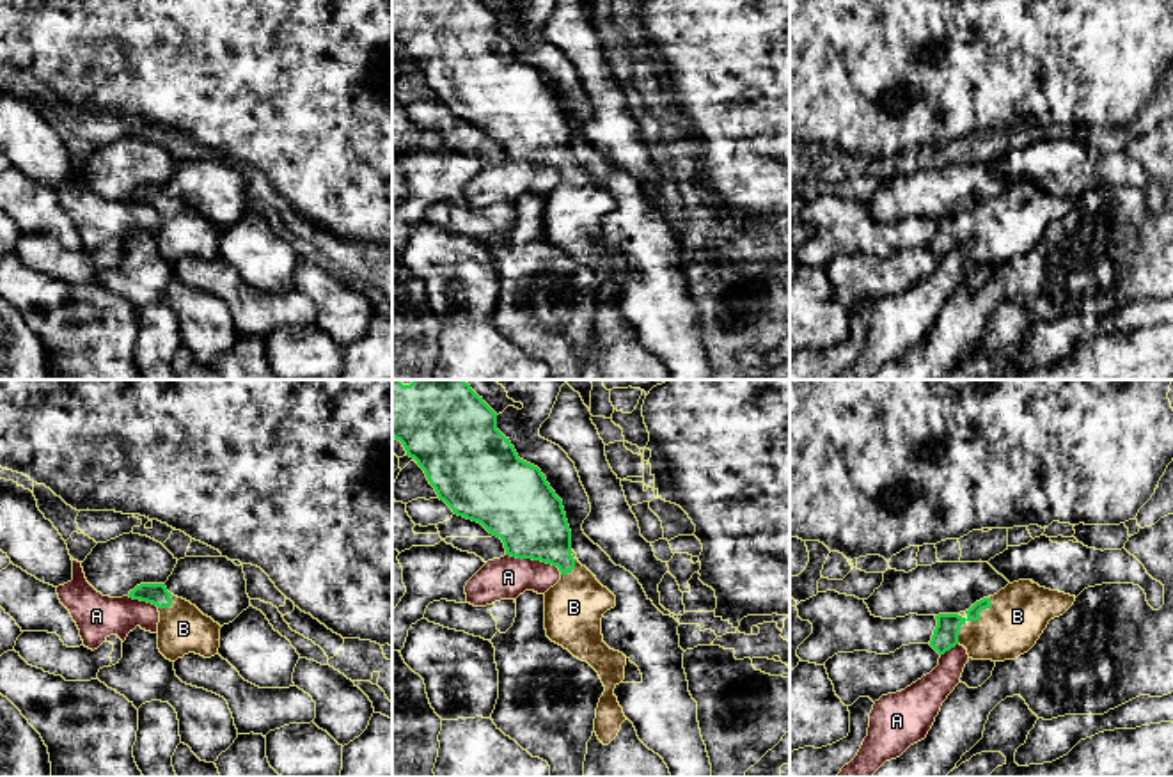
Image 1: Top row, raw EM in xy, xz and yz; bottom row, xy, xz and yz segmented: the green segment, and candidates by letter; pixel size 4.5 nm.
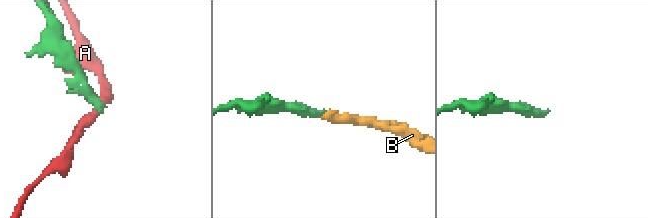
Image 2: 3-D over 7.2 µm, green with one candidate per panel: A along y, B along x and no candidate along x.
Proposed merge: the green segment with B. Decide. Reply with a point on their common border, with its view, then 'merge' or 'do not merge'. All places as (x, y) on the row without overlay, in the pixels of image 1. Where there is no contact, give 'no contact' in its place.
contact yz (973, 222); merge

